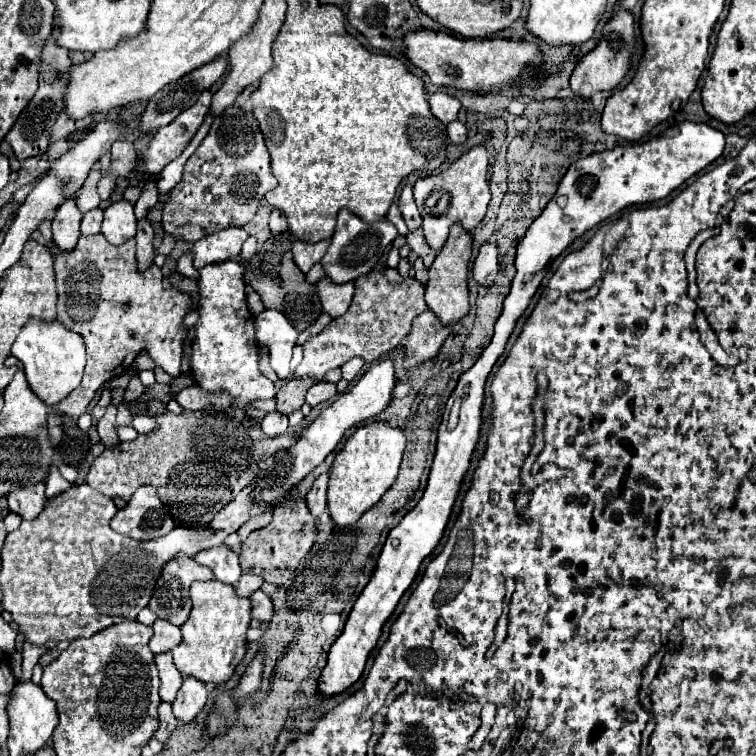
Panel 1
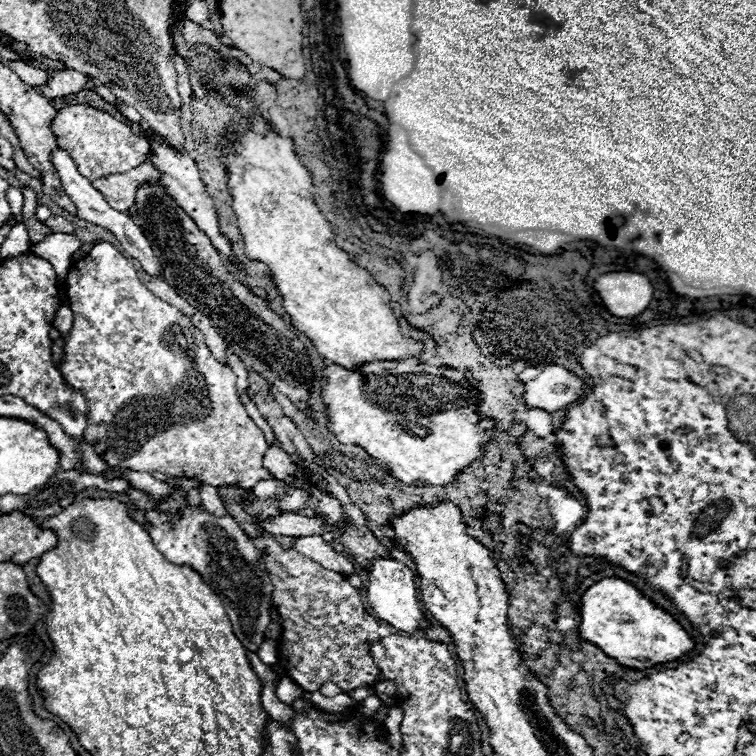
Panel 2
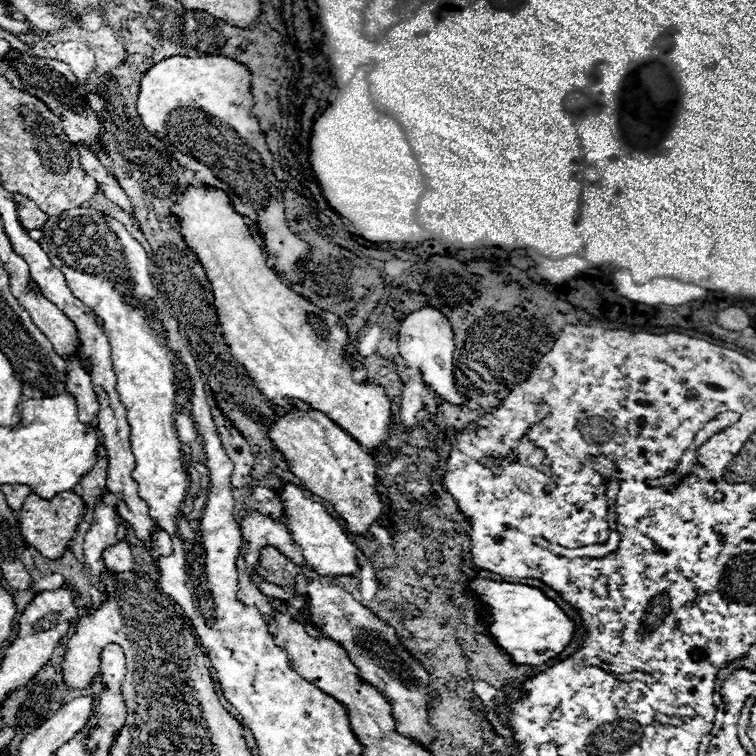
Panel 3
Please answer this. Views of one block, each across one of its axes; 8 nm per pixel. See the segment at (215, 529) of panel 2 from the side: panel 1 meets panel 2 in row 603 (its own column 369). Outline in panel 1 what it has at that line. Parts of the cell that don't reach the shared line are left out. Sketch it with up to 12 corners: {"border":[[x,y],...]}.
{"border":[[338,212],[322,266],[338,284],[368,274],[398,236],[388,218]]}

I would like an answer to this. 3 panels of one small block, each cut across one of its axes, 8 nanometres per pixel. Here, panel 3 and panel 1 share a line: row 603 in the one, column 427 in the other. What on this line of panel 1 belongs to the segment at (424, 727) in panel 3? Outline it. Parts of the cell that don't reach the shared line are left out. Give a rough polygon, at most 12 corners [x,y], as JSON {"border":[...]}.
{"border":[[430,310],[416,316],[404,366],[434,358],[450,328]]}

